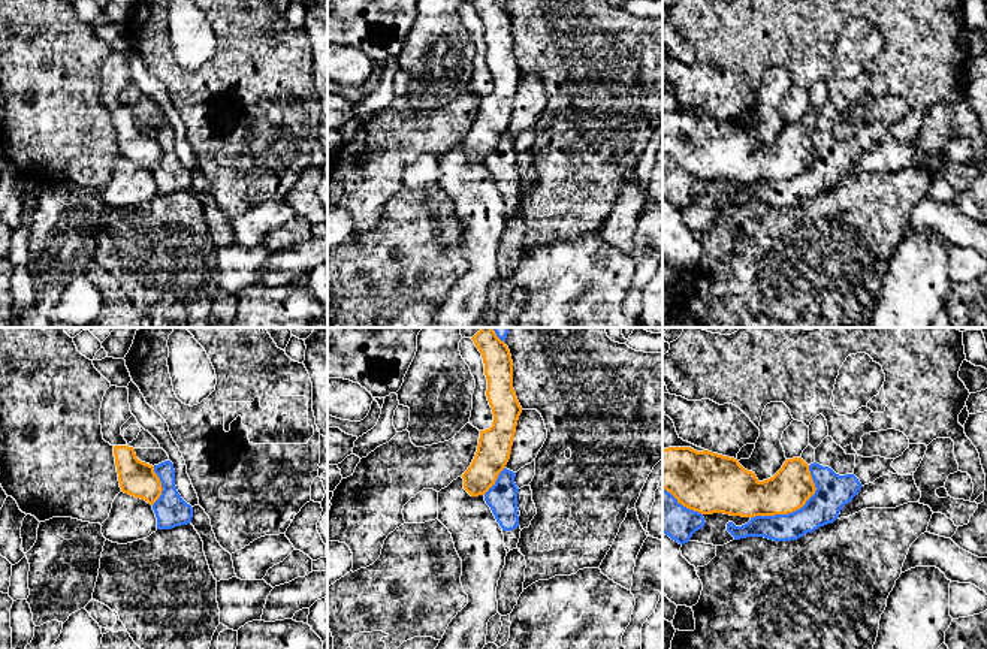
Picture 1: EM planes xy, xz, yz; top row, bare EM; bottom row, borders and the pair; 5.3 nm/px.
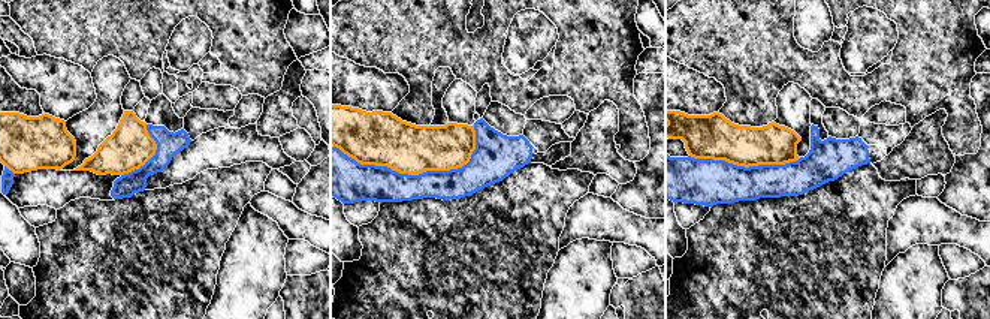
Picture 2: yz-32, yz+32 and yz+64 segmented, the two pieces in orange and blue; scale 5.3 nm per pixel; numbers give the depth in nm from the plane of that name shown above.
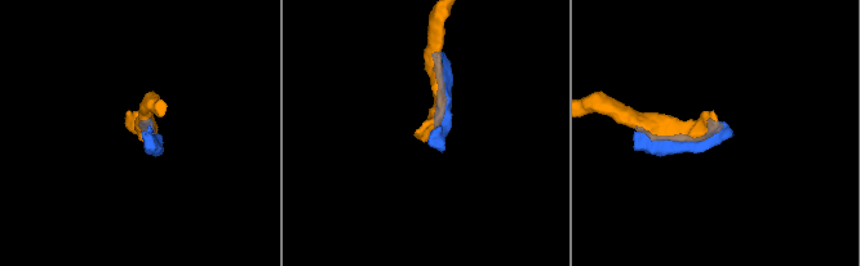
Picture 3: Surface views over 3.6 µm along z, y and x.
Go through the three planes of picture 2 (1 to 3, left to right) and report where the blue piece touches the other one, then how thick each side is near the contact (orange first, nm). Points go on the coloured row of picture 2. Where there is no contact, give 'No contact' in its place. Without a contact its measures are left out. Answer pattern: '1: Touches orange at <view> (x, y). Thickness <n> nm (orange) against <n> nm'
1: Touches orange at yz-32 (151, 156). Thickness 240 nm (orange) against 130 nm
2: Touches orange at yz+32 (416, 174). Thickness 280 nm (orange) against 190 nm
3: Touches orange at yz+64 (745, 166). Thickness 240 nm (orange) against 260 nm

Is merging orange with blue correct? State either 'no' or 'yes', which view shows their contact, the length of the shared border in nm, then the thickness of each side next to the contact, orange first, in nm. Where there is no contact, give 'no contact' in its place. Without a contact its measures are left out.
no; meets orange in yz; contact 420 nm long; 220 nm thick on the orange side, 190 nm on the other

